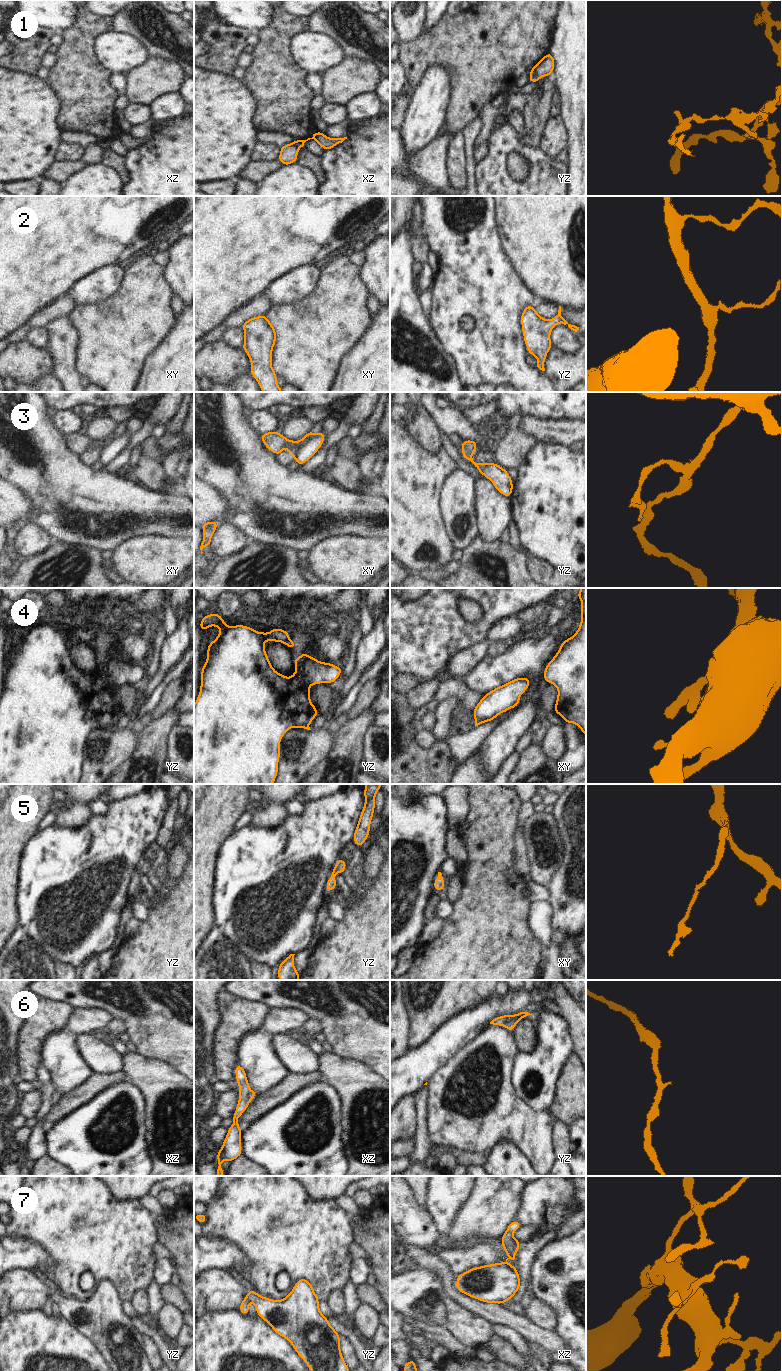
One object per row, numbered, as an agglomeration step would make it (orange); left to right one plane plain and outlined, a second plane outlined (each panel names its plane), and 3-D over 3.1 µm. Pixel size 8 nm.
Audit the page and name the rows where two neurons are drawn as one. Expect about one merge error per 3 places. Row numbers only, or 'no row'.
1, 3

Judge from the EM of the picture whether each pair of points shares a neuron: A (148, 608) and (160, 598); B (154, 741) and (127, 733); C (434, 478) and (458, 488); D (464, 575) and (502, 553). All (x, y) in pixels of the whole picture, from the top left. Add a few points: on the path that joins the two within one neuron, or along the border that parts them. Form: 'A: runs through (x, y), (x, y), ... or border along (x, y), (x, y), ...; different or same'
A: runs through (151, 605), (157, 599); same
B: border along (138, 733), (134, 747), (126, 757); different
C: border along (456, 466), (443, 481), (438, 504); different
D: runs through (471, 562), (472, 553), (489, 552); same

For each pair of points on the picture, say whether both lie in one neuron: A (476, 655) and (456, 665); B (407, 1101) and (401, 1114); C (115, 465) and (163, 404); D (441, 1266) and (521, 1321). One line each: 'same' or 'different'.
A: same
B: same
C: same
D: same

